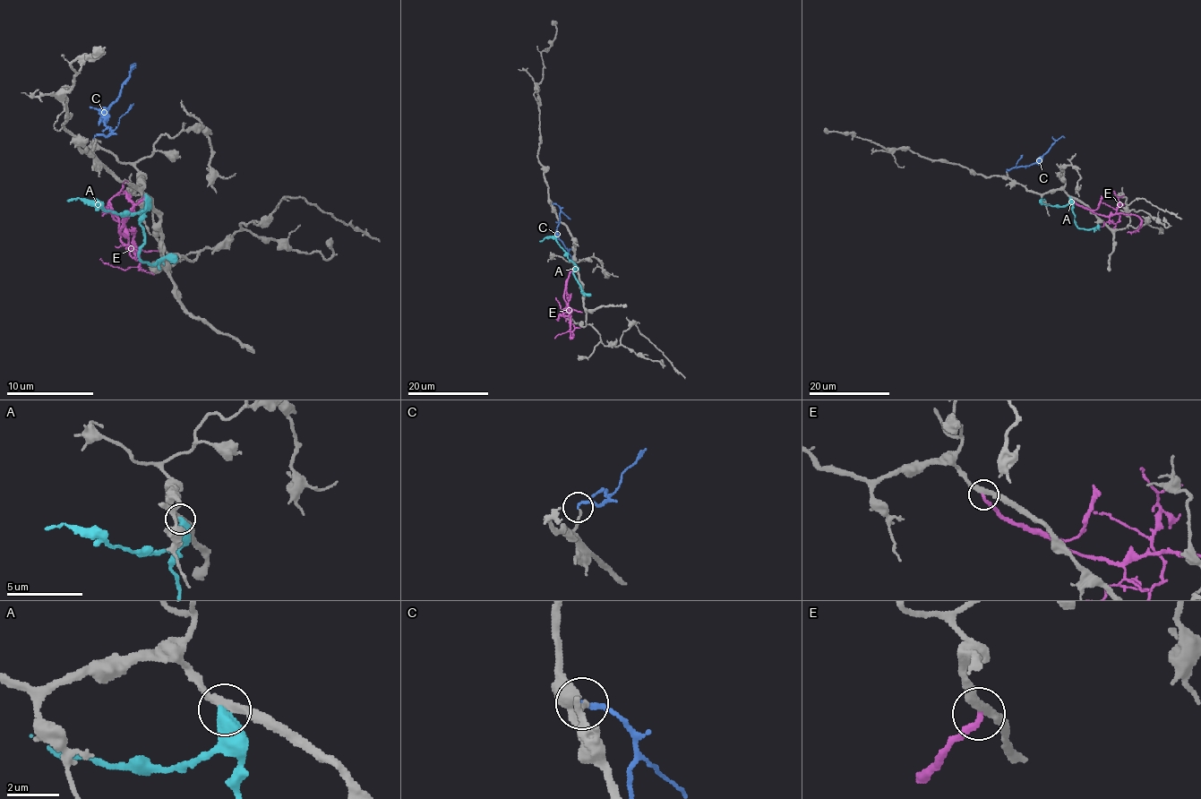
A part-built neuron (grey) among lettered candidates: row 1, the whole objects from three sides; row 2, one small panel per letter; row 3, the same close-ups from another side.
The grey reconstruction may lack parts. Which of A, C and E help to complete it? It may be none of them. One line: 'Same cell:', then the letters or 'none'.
Same cell: C

